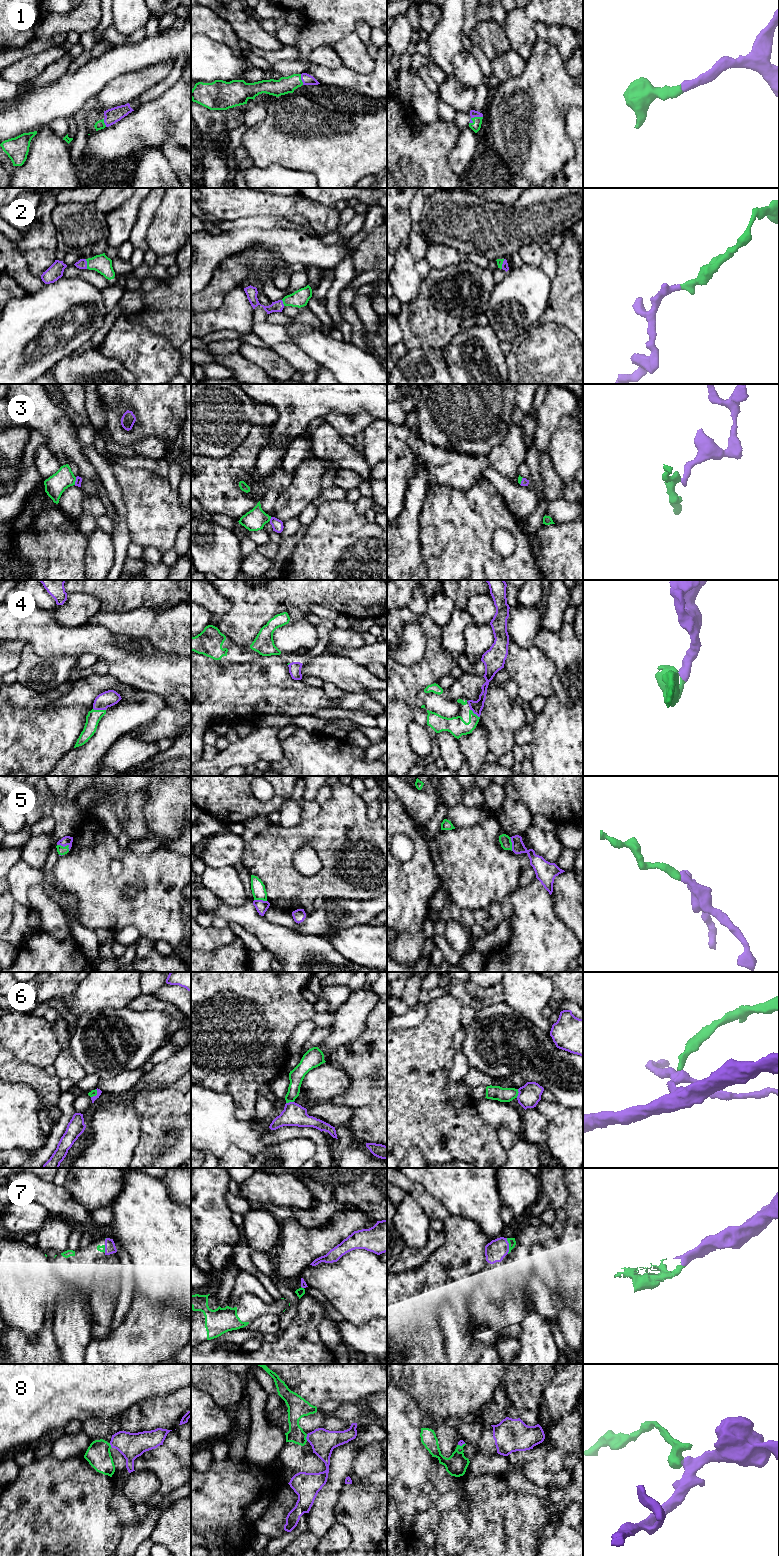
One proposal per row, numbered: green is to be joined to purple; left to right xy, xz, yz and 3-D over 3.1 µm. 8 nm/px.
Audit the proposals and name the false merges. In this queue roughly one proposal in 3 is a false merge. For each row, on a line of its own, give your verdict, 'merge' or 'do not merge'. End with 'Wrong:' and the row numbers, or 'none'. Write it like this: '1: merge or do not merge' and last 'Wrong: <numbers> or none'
1: merge
2: merge
3: merge
4: merge
5: merge
6: do not merge
7: merge
8: do not merge
Wrong: 6, 8

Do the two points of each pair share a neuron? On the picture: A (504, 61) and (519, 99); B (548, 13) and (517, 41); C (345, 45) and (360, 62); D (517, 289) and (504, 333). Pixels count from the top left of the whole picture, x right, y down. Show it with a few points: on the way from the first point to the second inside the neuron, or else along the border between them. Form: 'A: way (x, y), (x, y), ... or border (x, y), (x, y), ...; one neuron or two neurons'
A: border (526, 60), (524, 70), (520, 74), (500, 82); two neurons
B: way (539, 13), (521, 32); one neuron
C: way (349, 49), (356, 58); one neuron
D: way (517, 300), (508, 316), (507, 322); one neuron

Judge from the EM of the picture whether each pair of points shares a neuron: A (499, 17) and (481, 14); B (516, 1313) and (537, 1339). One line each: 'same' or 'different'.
A: same
B: different

